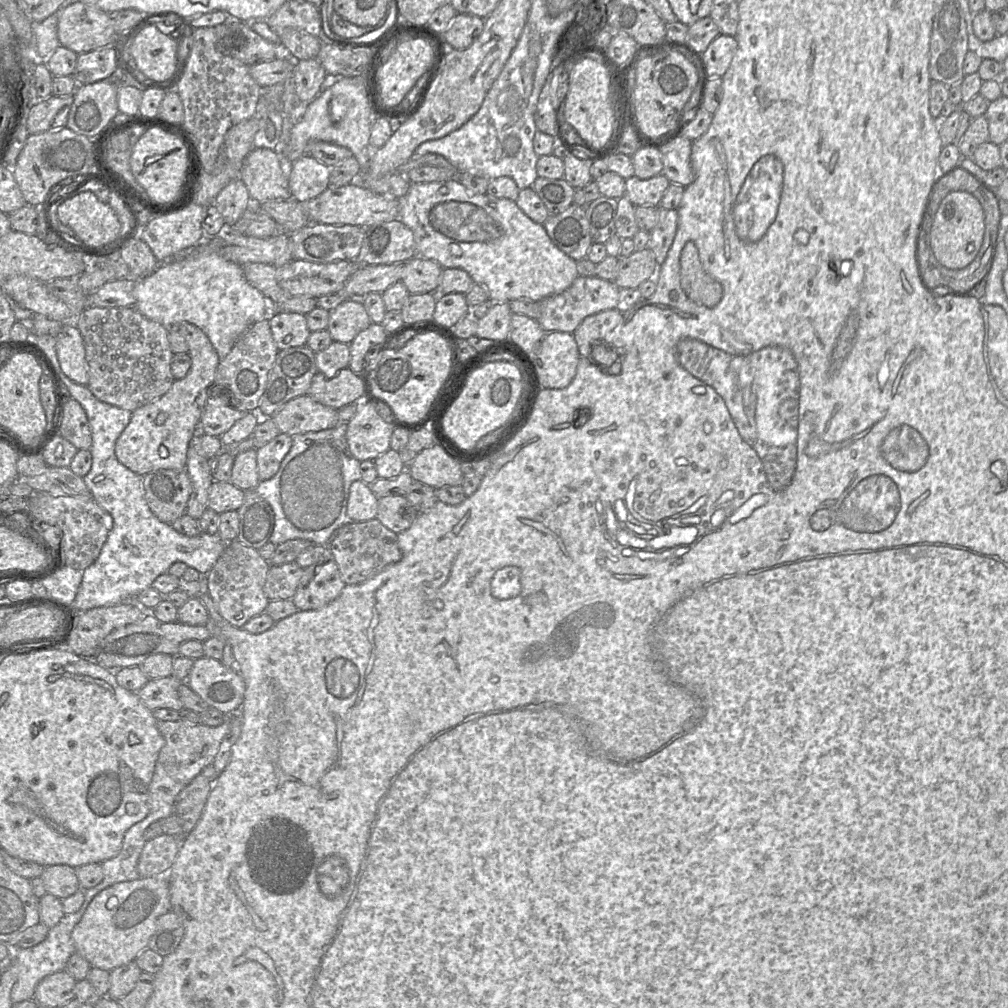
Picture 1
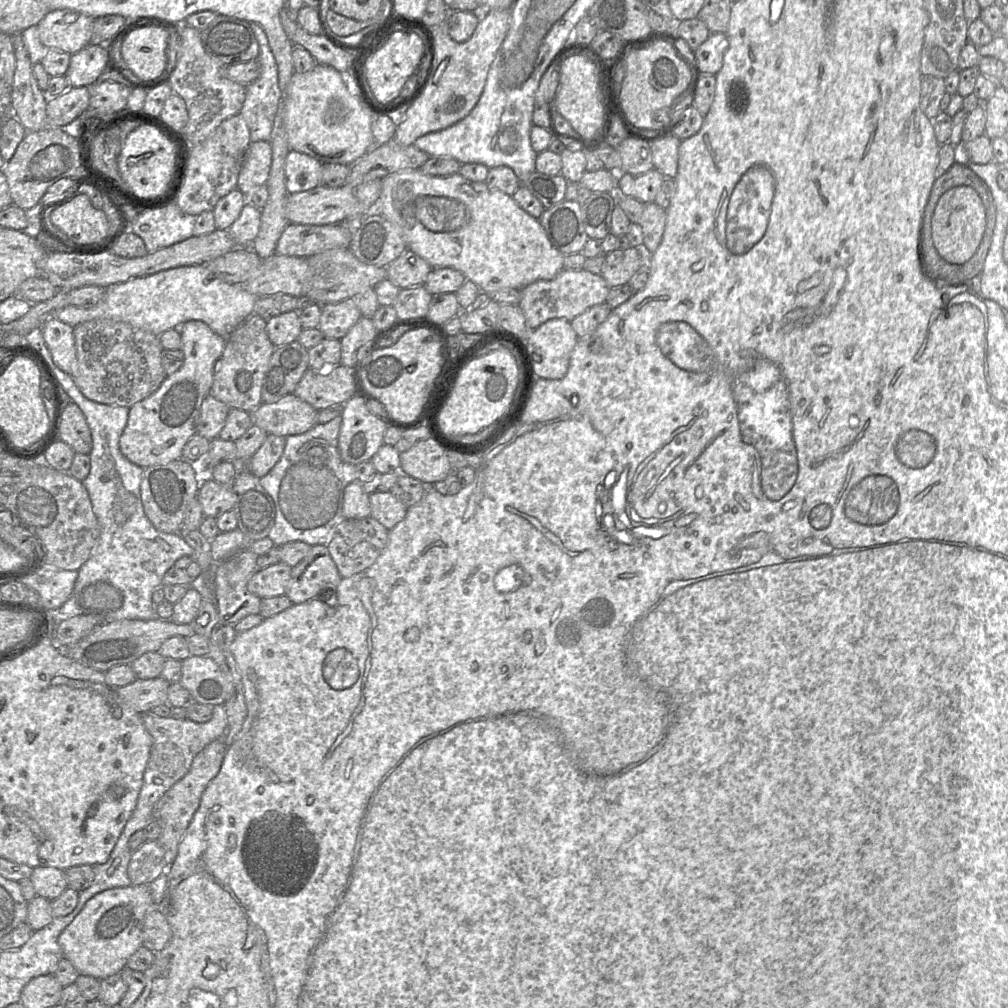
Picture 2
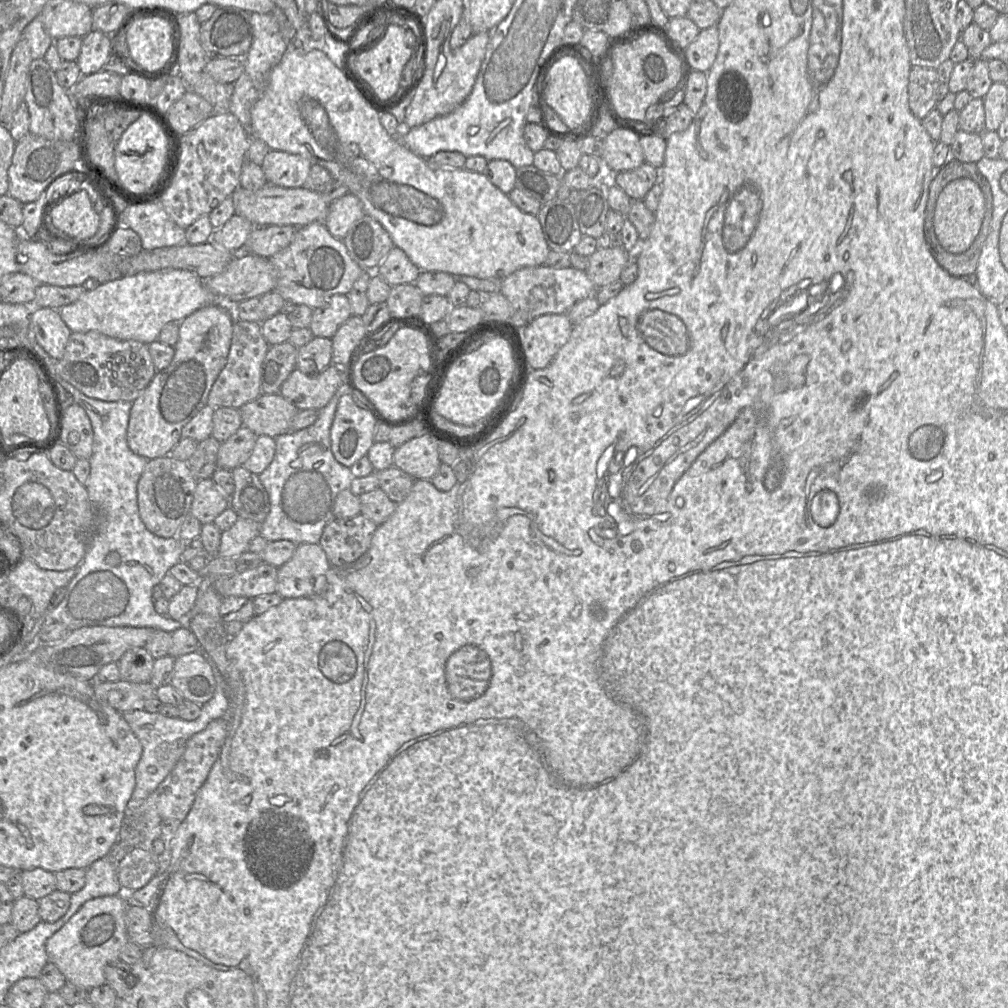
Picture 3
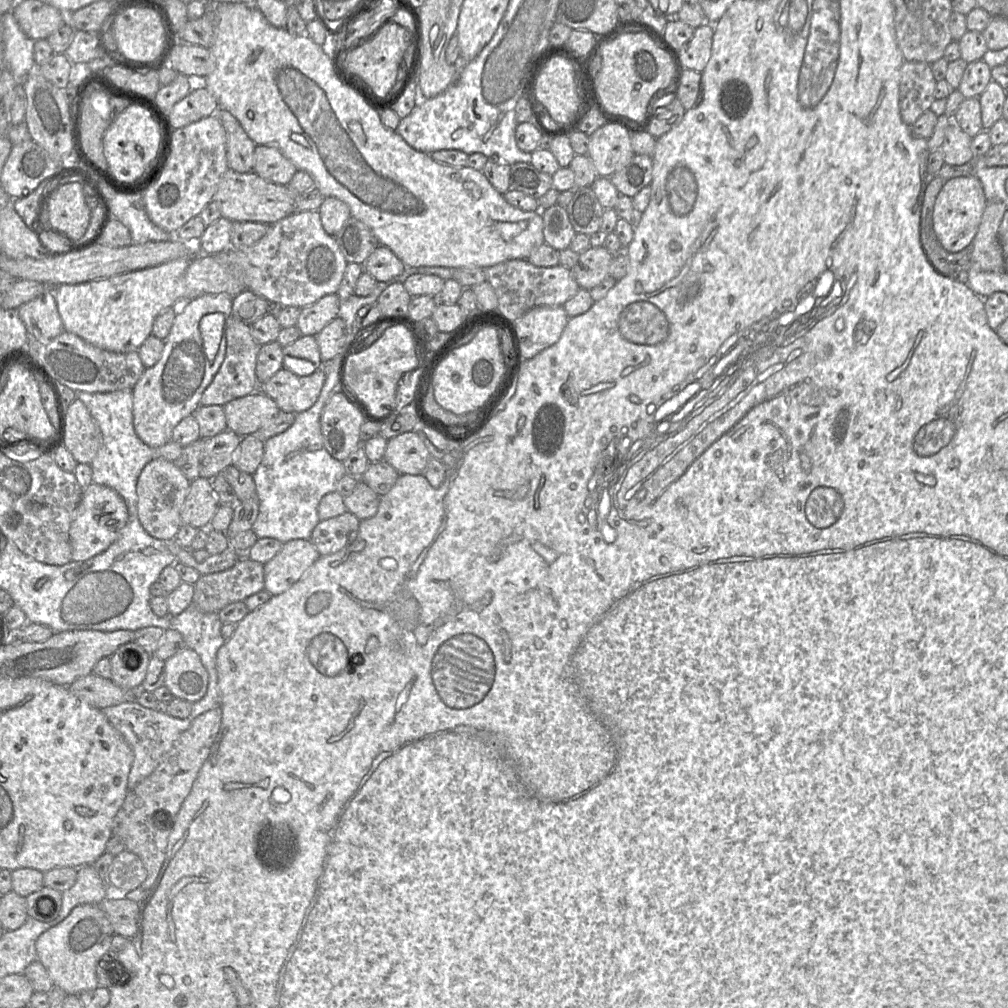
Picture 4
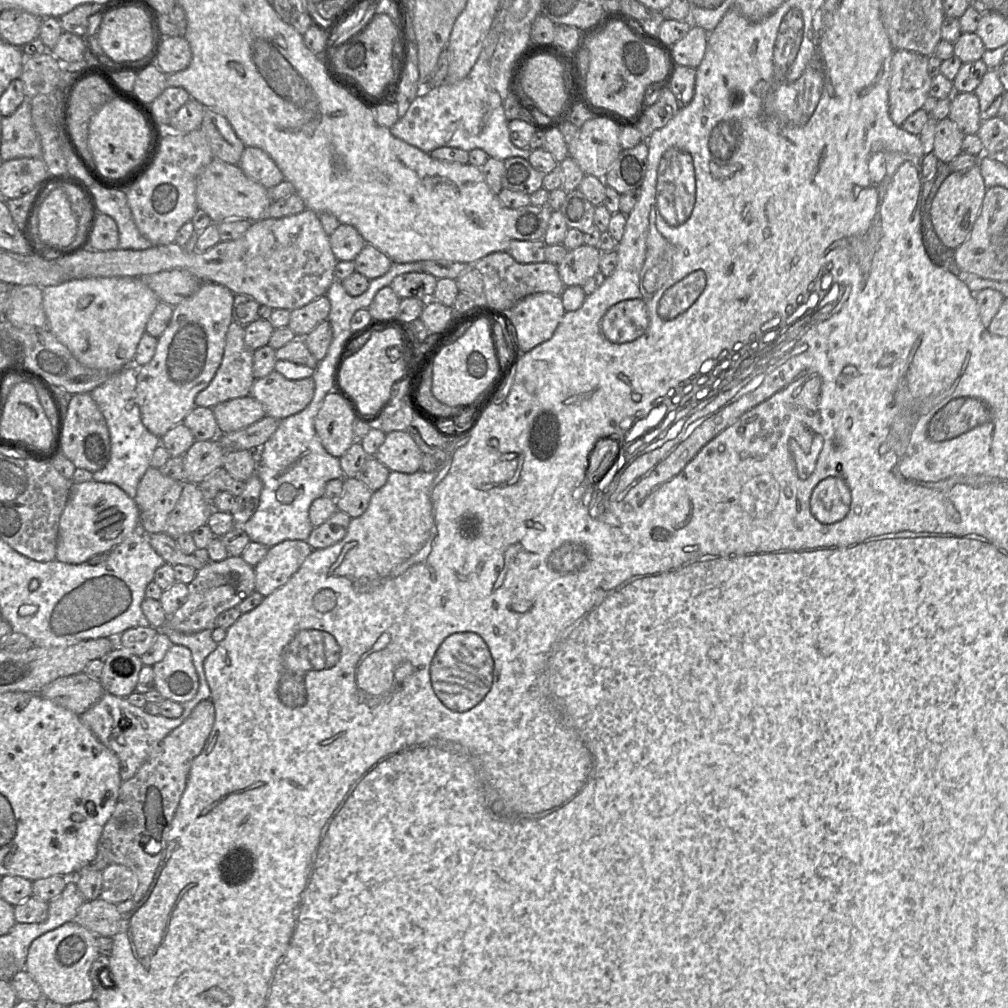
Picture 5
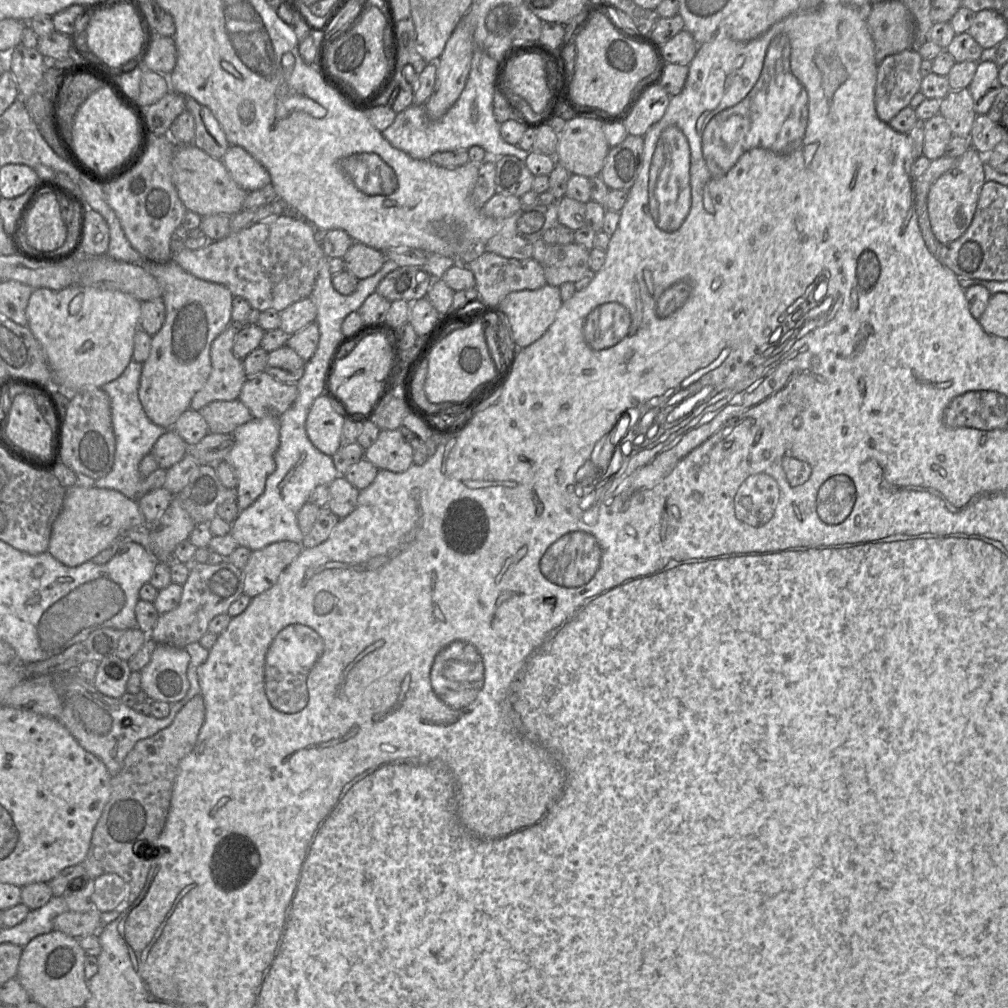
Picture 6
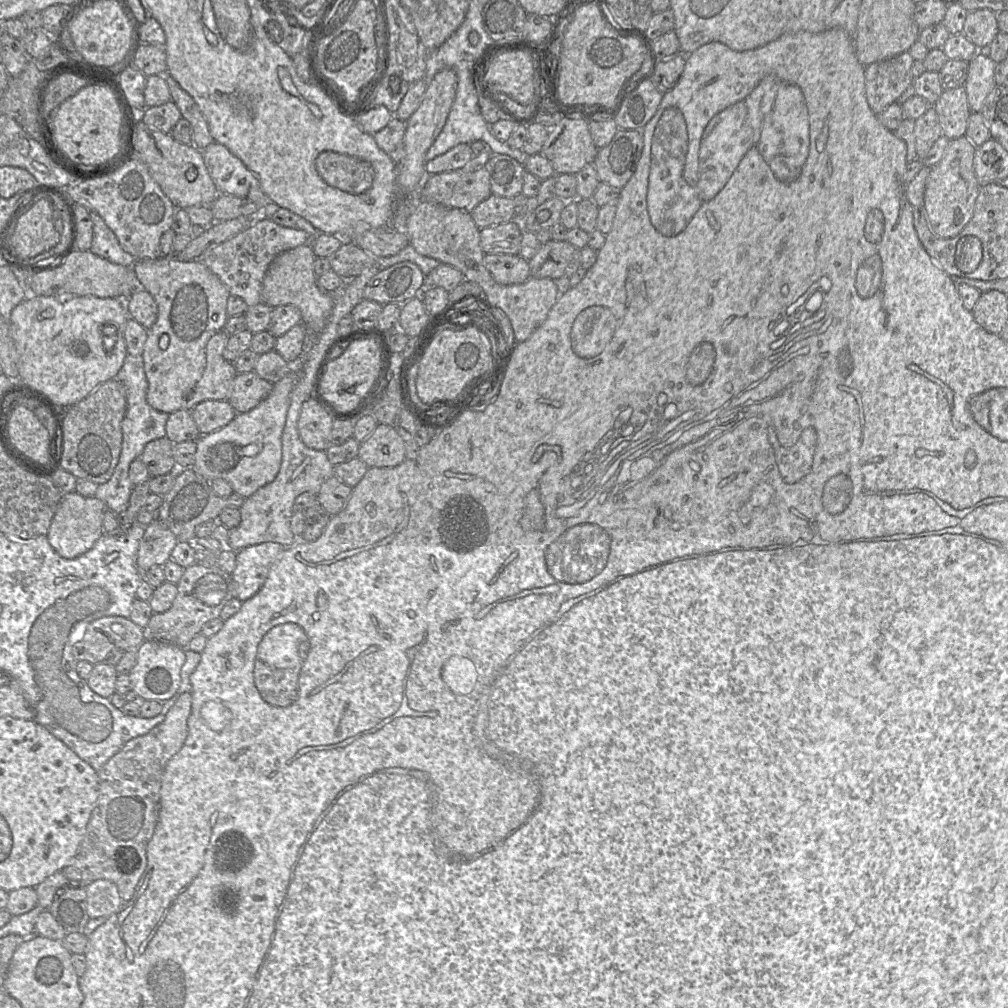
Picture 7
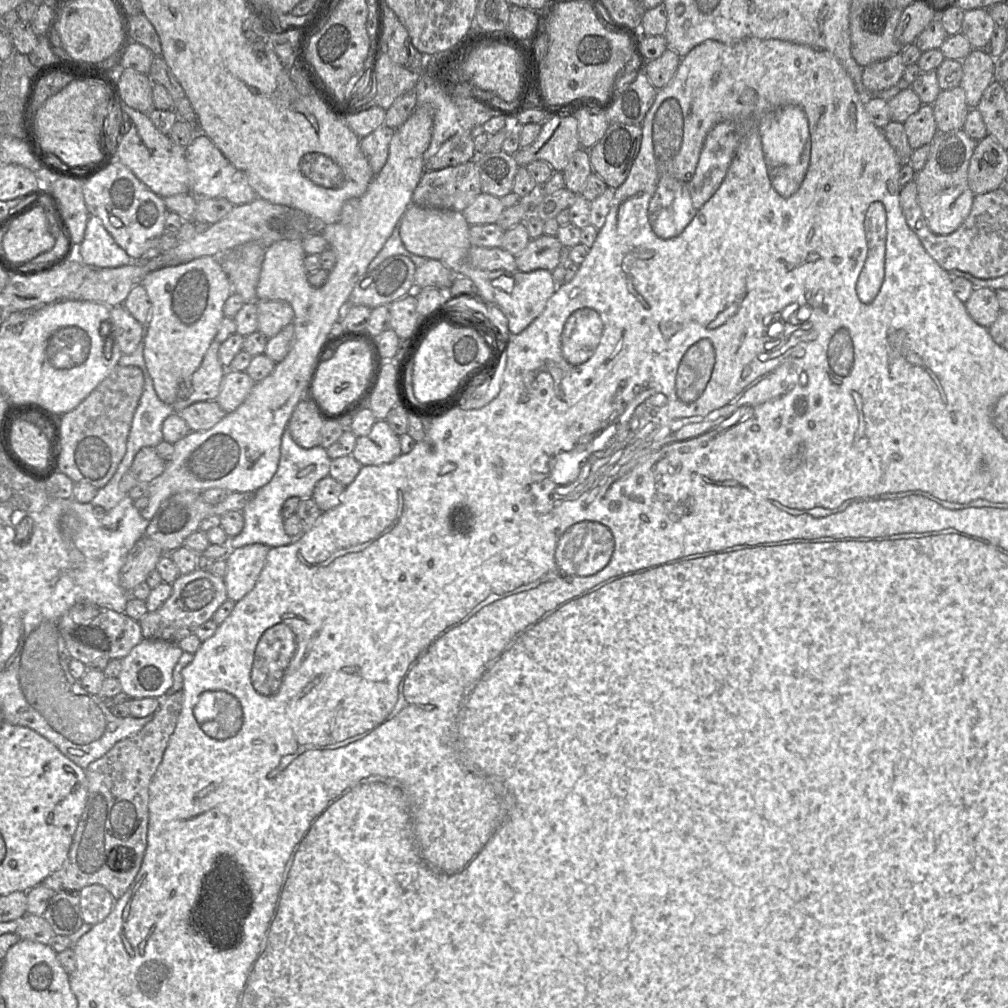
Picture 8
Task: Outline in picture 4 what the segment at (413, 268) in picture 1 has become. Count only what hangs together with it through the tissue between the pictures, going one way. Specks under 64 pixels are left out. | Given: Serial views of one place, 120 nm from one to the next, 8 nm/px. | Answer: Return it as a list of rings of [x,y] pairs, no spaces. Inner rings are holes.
[[[381,245],[361,265],[363,265],[364,271],[368,272],[378,282],[391,282],[406,270],[404,263],[393,251]]]

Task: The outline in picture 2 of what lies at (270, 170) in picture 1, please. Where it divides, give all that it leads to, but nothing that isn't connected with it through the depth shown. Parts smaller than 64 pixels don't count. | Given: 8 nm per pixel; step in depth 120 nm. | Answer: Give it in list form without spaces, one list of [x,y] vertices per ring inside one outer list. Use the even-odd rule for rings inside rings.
[[[268,141],[251,142],[238,176],[237,188],[244,194],[266,185],[272,164],[272,146]]]

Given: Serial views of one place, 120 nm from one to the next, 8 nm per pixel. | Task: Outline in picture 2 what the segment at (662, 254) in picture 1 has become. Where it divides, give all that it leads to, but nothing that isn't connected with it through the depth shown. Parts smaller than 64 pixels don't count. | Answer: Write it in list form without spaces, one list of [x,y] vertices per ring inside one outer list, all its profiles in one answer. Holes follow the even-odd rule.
[[[654,202],[644,203],[640,217],[643,233],[642,250],[651,255],[659,246],[665,228],[666,212]]]

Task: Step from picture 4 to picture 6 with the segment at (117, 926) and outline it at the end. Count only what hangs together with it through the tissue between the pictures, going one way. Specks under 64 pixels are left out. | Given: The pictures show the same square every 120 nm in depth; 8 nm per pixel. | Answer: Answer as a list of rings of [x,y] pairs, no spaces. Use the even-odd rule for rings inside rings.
[[[96,909],[84,913],[67,911],[54,919],[53,927],[76,939],[96,934],[102,928],[100,912]]]

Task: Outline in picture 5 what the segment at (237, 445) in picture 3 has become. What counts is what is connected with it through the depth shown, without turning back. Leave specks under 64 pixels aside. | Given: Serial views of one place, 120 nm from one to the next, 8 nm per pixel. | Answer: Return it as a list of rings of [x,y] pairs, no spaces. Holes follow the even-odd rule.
[[[218,439],[195,441],[184,457],[185,480],[198,484],[205,477],[223,467],[226,451]]]

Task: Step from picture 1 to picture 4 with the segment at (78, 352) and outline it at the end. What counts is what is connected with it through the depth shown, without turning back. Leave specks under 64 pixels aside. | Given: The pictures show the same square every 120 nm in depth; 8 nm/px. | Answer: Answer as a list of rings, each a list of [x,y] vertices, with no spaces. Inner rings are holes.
[[[53,289],[21,305],[17,311],[30,339],[50,341],[64,331]]]

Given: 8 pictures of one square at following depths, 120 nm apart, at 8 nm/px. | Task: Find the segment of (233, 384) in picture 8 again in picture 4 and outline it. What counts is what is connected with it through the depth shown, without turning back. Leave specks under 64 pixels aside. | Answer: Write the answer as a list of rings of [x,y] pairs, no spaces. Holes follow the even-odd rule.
[[[324,366],[307,376],[283,367],[268,381],[261,383],[258,391],[271,397],[281,411],[299,413],[316,403],[325,380]]]

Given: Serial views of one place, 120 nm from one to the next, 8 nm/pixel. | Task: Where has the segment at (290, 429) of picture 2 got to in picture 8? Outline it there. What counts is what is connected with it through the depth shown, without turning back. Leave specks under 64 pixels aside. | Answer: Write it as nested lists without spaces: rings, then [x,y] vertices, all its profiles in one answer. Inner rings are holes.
[[[216,400],[196,402],[175,413],[187,423],[190,431],[209,430],[227,414]]]

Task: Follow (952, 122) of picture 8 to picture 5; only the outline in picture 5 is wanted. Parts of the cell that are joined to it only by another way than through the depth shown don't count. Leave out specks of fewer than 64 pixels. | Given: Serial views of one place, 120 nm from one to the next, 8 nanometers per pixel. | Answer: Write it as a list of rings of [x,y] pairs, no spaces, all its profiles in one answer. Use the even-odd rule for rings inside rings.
[[[974,92],[953,93],[950,98],[950,112],[948,118],[953,121],[959,131],[966,135],[975,135],[981,125],[979,99]]]

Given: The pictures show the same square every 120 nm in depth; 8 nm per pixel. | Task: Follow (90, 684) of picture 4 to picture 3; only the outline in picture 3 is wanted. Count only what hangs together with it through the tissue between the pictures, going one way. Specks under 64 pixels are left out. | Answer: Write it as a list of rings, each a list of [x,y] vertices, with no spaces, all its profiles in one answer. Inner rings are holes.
[[[124,680],[117,682],[92,682],[95,696],[120,713],[142,710],[147,700],[156,697],[156,688],[150,682],[134,683]]]

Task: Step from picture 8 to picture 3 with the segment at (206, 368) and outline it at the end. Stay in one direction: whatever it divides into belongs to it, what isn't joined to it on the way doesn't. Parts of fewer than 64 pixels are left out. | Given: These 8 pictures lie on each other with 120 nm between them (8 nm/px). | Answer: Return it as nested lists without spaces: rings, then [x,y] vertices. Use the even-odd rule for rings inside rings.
[[[235,319],[227,363],[212,385],[207,404],[213,408],[239,409],[263,394],[261,389],[262,363],[269,346],[262,334],[261,323]]]

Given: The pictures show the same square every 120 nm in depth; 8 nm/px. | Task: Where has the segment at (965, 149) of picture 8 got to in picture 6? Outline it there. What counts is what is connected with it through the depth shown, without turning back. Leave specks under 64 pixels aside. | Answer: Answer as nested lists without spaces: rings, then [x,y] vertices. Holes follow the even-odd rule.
[[[970,147],[956,159],[956,165],[941,175],[931,186],[928,198],[928,215],[932,231],[941,244],[955,241],[964,234],[972,222],[983,184],[984,156]]]

